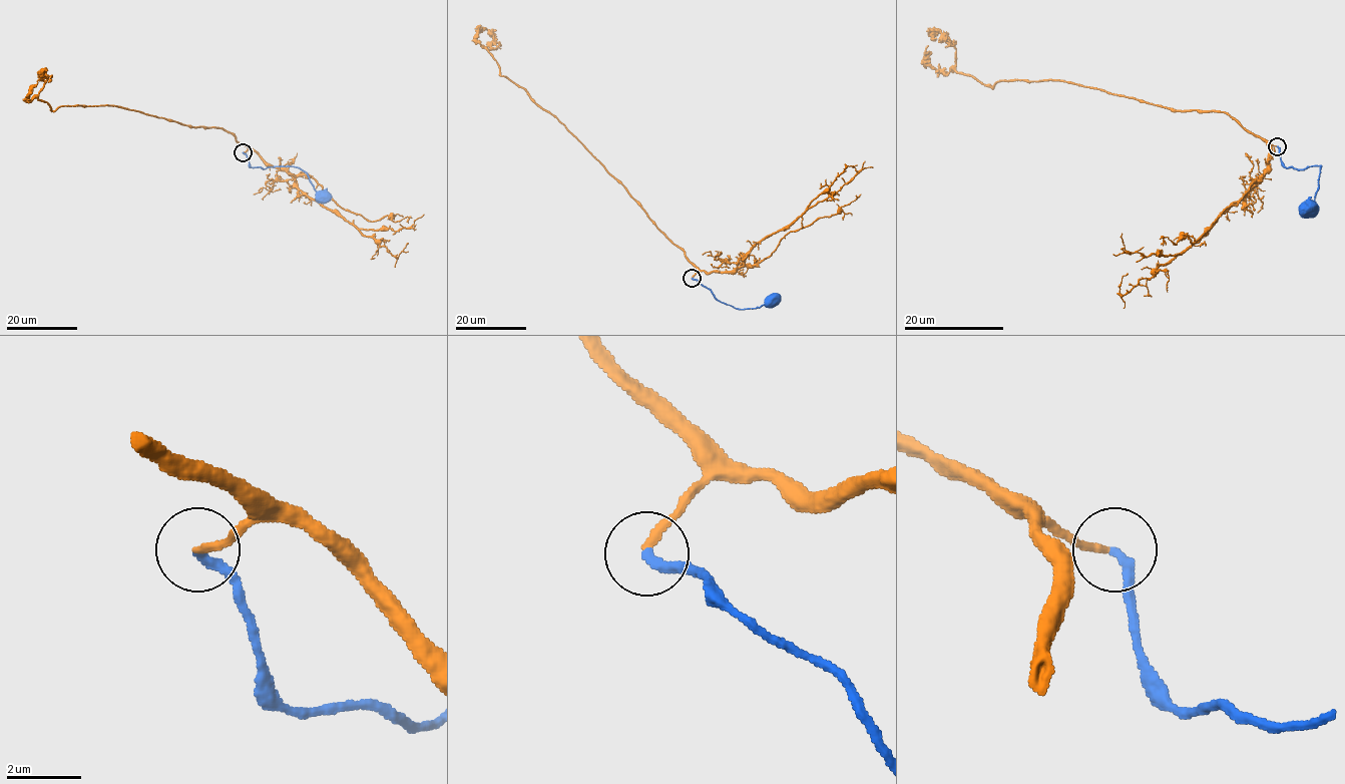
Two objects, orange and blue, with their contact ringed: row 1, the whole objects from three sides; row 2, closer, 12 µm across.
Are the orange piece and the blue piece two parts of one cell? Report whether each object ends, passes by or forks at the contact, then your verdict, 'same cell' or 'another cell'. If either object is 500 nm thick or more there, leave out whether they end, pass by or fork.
orange ends; blue ends; same cell

